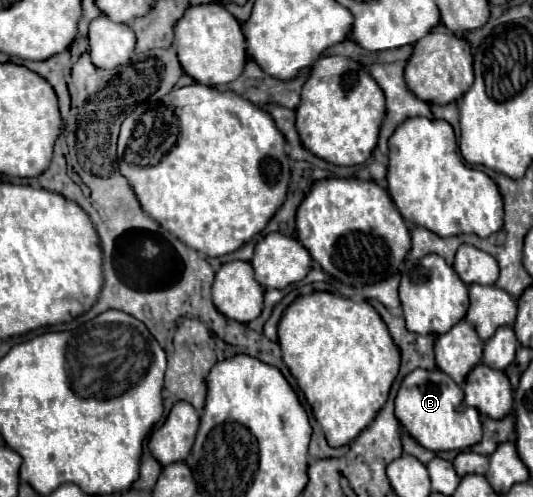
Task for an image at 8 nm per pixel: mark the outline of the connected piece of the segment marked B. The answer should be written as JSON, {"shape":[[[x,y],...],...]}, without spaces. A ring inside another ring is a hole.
{"shape":[[[415,369],[411,371],[397,393],[395,417],[409,435],[429,451],[461,451],[481,441],[481,415],[473,407],[461,407],[465,401],[463,389],[443,371]]]}

